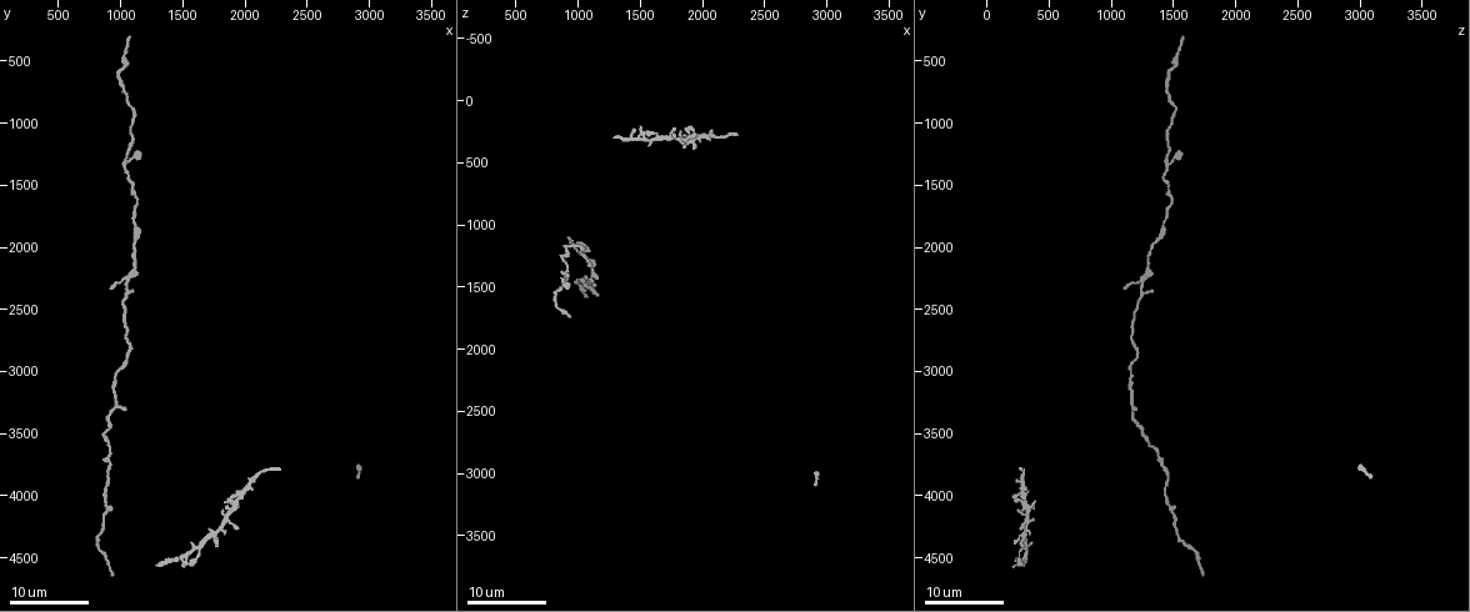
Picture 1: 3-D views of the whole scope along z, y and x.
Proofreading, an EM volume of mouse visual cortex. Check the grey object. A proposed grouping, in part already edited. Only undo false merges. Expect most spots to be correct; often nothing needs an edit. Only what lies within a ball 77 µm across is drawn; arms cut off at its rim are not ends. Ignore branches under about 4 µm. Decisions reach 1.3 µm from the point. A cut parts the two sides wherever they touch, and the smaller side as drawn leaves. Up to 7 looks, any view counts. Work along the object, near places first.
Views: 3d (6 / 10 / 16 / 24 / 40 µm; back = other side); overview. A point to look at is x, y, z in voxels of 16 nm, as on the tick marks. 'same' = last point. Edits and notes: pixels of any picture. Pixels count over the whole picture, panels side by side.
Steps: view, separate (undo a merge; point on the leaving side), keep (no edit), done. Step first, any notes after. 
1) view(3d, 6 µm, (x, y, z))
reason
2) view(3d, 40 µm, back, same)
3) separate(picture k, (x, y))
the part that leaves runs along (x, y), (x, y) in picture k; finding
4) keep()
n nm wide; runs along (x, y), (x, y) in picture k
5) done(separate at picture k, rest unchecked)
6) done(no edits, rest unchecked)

view(3d, 24 µm, (1820, 4180, 320))
sudden change in width

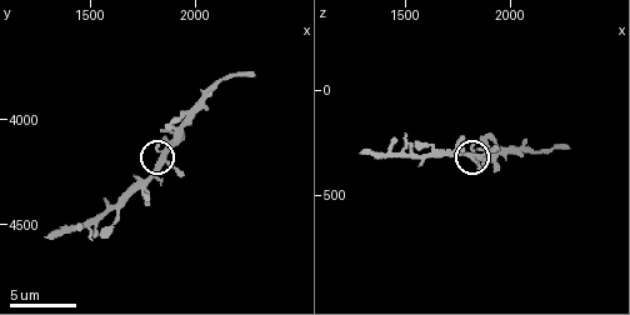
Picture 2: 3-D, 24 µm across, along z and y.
view(3d, 10 µm, same)

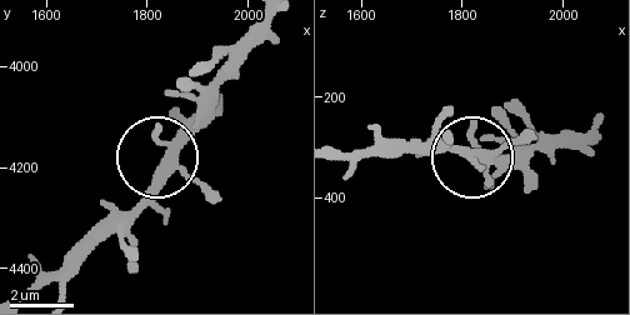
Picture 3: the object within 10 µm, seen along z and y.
view(3d, 10 µm, back, same)

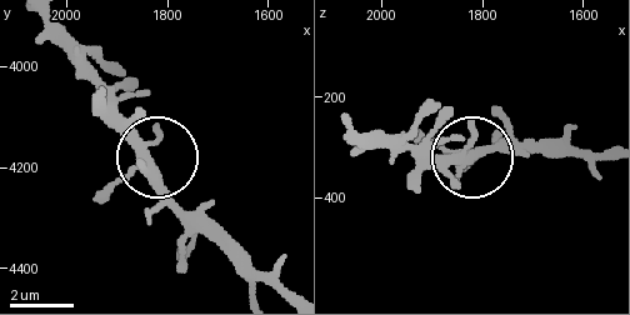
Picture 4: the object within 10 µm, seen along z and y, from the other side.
keep()
5 arms; all the same cell

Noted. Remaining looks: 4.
view(3d, 10 µm, (2080, 3870, 280))
thin arm on a thick one

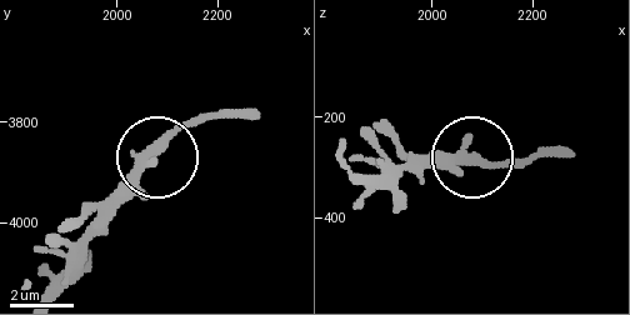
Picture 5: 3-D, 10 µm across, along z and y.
keep()
290 nm wide; all the same cell

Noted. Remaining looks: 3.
view(3d, 24 µm, (900, 4060, 1440))
sudden change in width

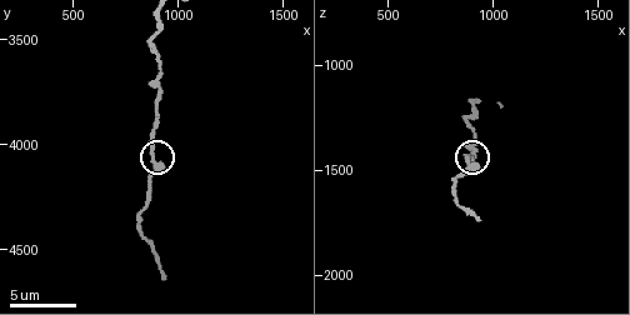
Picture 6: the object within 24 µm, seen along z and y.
view(3d, 6 µm, (870, 4040, 1440))

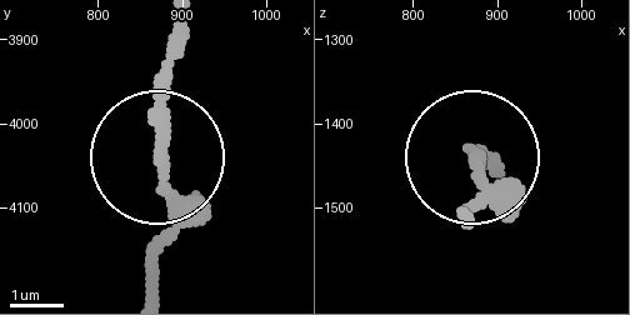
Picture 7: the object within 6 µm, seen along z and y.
keep()
runs along (494, 164), (476, 155), (466, 226) in picture 7; all the same cell

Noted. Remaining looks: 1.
done(no edits, rest unchecked)

